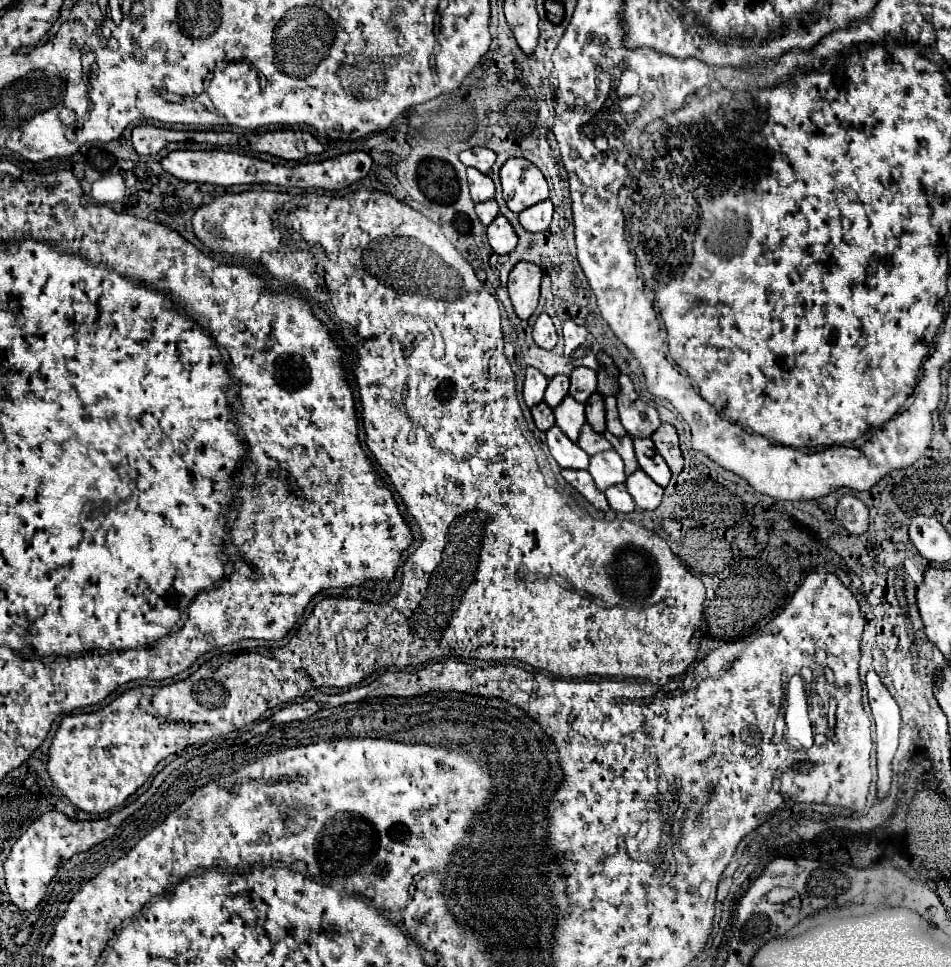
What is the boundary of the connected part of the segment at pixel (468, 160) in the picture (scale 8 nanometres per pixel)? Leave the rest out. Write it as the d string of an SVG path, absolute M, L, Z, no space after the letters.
M472 147L472 149L466 149L460 153L460 161L466 167L476 167L478 171L488 173L496 161L496 153L490 151L488 147Z

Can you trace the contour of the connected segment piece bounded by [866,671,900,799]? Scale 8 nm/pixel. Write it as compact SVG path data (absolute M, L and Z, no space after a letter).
M874 671L866 675L870 711L876 721L876 751L878 751L878 799L884 799L892 781L892 757L898 747L900 709L880 677Z

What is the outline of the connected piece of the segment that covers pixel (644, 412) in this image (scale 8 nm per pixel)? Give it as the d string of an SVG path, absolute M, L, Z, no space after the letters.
M620 375L618 381L620 381L618 413L620 413L620 421L626 433L632 437L650 437L660 425L658 411L654 407L648 407L636 397L630 377Z

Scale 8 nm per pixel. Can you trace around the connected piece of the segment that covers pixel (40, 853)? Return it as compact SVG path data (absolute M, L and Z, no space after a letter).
M118 811L110 817L90 819L90 821L72 821L64 813L44 813L36 823L32 823L26 833L14 843L4 869L6 869L6 885L10 893L10 901L24 911L36 909L36 905L44 899L48 883L54 879L58 865L68 861L76 853L84 853L90 847L110 839L120 825Z

